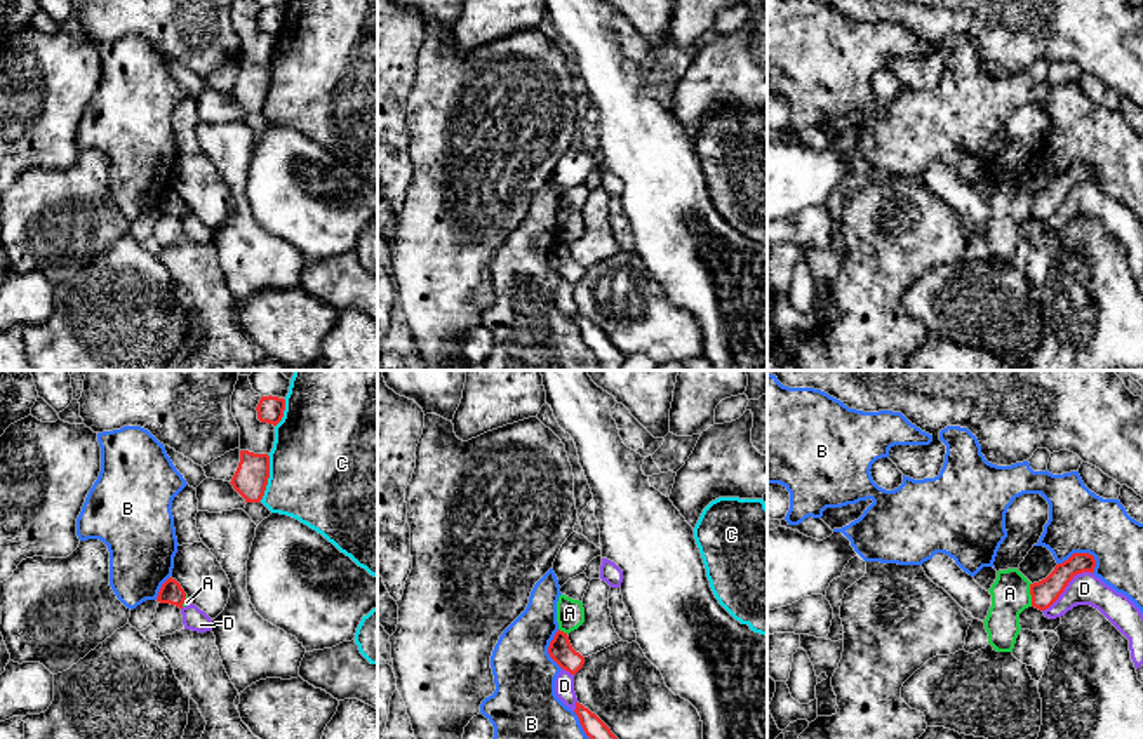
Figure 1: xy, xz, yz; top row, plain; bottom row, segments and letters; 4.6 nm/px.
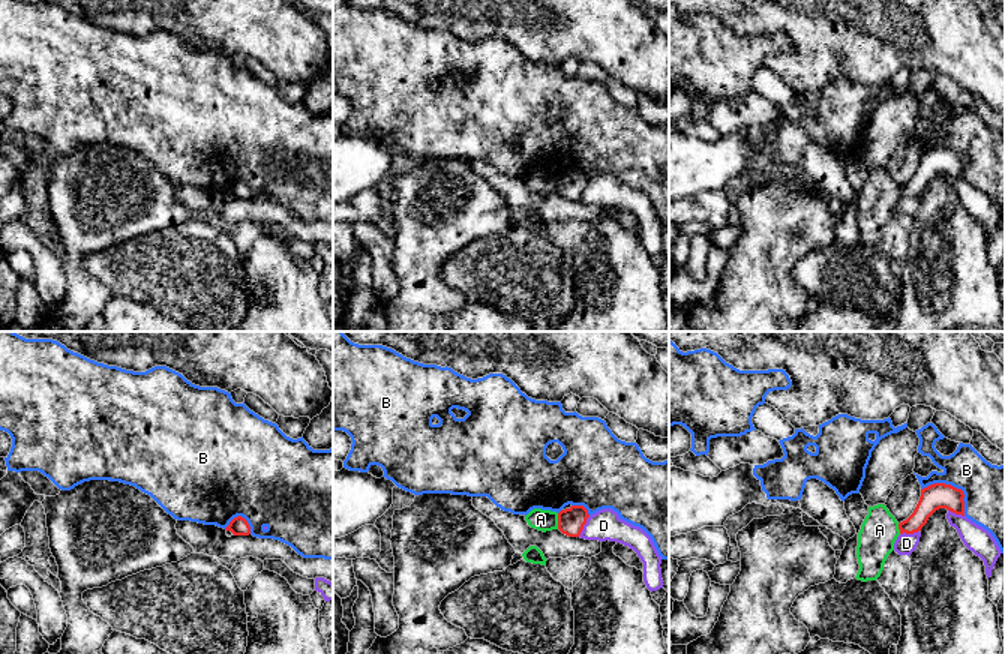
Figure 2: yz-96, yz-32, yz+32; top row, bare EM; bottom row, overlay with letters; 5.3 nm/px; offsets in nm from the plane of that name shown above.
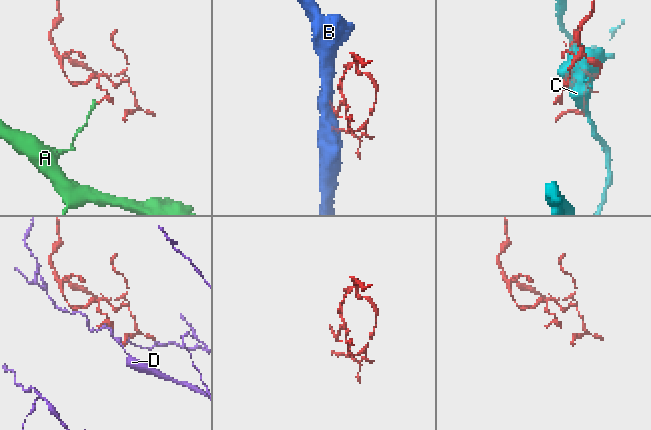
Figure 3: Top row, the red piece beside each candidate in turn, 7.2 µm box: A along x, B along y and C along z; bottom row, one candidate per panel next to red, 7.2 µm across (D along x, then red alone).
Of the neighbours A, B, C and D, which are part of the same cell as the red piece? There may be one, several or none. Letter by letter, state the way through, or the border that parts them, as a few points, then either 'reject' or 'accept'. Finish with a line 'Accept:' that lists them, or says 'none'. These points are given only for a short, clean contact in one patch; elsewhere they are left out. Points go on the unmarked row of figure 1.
A: along yz (1030, 193), (1032, 216) | reject
B: reject
C: reject
D: reject
Accept: none

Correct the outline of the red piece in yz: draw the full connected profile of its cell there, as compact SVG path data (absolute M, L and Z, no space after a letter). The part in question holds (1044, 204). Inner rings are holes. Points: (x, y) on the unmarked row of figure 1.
M1073 163L1068 170L1058 174L1046 190L1030 195L1032 217L1039 221L1049 219L1077 184L1093 184L1094 177L1096 170L1093 165Z

